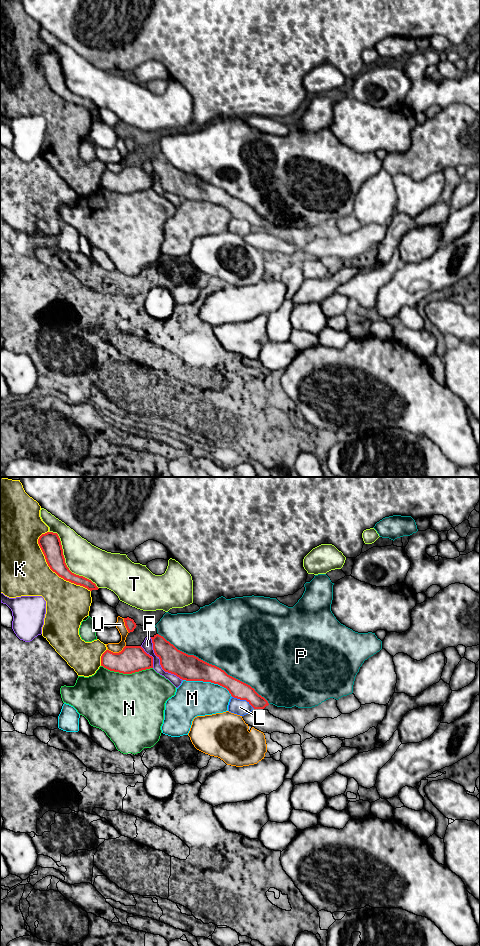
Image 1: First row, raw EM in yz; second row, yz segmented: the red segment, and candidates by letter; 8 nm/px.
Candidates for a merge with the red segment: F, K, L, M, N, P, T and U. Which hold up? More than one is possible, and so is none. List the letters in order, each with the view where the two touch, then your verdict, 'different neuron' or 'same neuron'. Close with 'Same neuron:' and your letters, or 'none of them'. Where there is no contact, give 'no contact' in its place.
F: yz | different neuron
K: yz | different neuron
L: yz | different neuron
M: yz | same neuron
N: yz | different neuron
P: yz | different neuron
T: yz | different neuron
U: yz | different neuron
Same neuron: M

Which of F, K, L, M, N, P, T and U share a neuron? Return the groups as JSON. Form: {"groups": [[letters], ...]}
{"groups": [["F"], ["K"], ["L"], ["M"], ["N"], ["P"], ["T"], ["U"]]}

